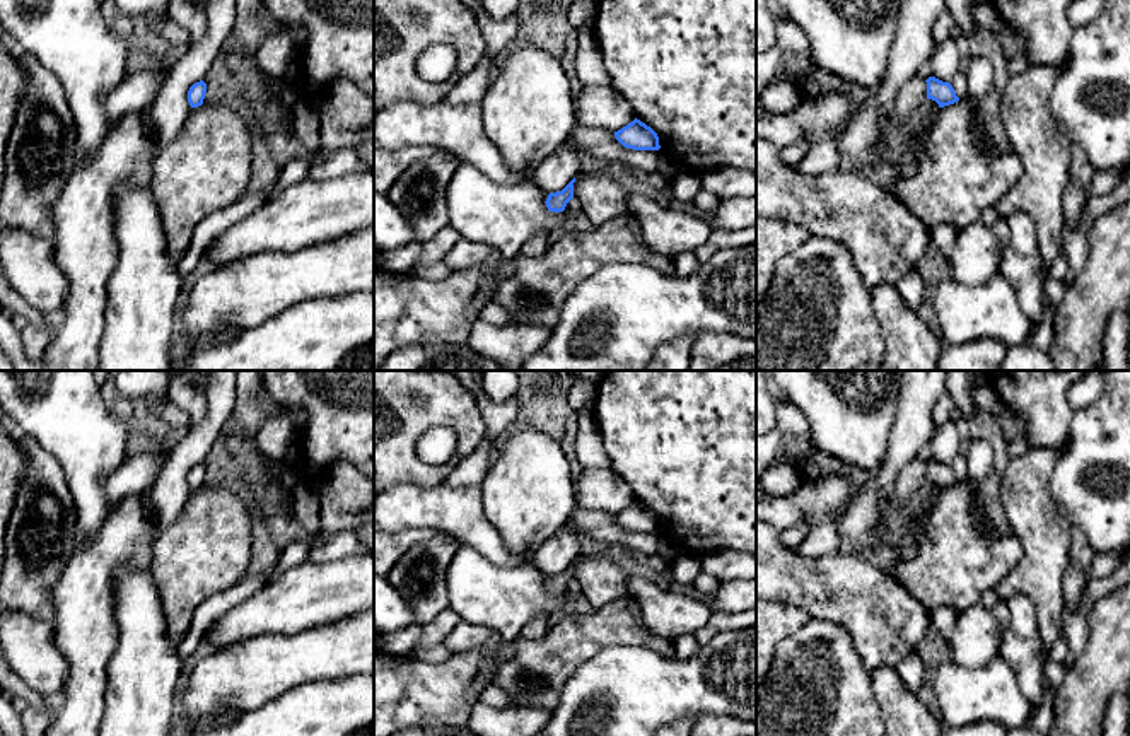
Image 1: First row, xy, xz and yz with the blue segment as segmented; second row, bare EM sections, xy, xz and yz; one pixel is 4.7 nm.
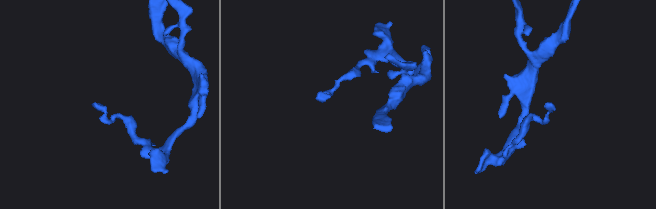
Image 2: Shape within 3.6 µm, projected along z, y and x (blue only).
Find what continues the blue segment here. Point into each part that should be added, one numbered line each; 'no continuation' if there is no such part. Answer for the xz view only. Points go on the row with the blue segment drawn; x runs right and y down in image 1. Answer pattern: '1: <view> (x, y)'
no continuation

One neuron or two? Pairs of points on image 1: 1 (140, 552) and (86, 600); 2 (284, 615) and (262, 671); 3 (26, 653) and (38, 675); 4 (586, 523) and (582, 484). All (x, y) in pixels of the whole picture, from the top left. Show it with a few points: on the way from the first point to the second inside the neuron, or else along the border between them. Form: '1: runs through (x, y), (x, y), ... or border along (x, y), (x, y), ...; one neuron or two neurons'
1: runs through (123, 552), (91, 583); one neuron
2: border along (316, 625), (291, 634), (260, 634), (238, 644); two neurons
3: runs through (31, 658), (38, 670); one neuron
4: border along (577, 506), (613, 514); two neurons

